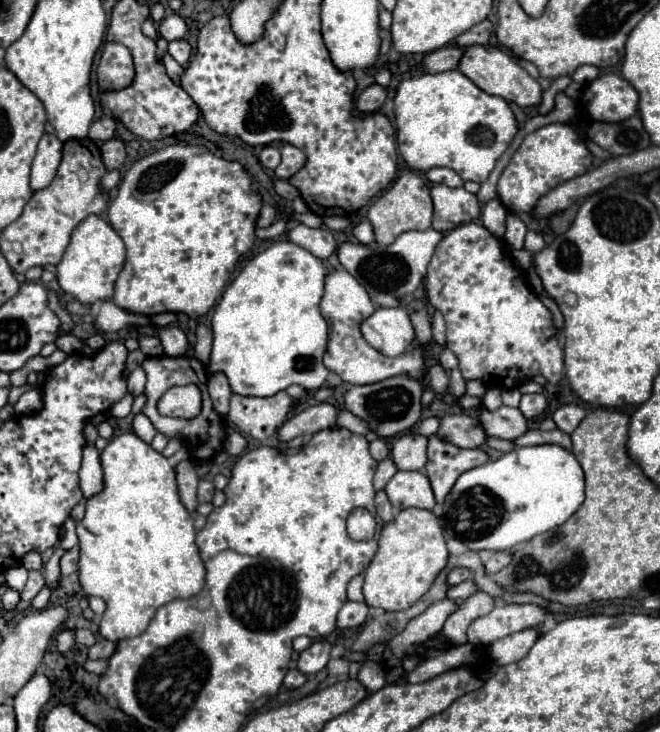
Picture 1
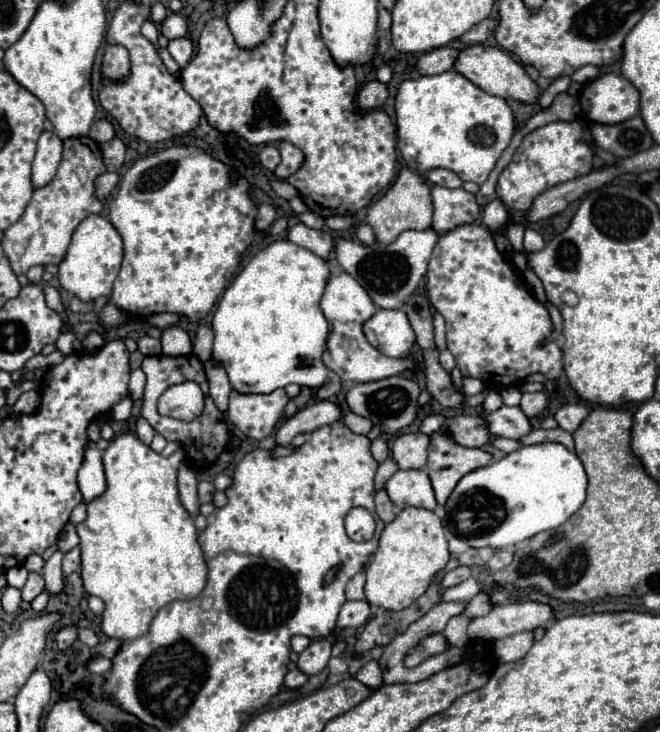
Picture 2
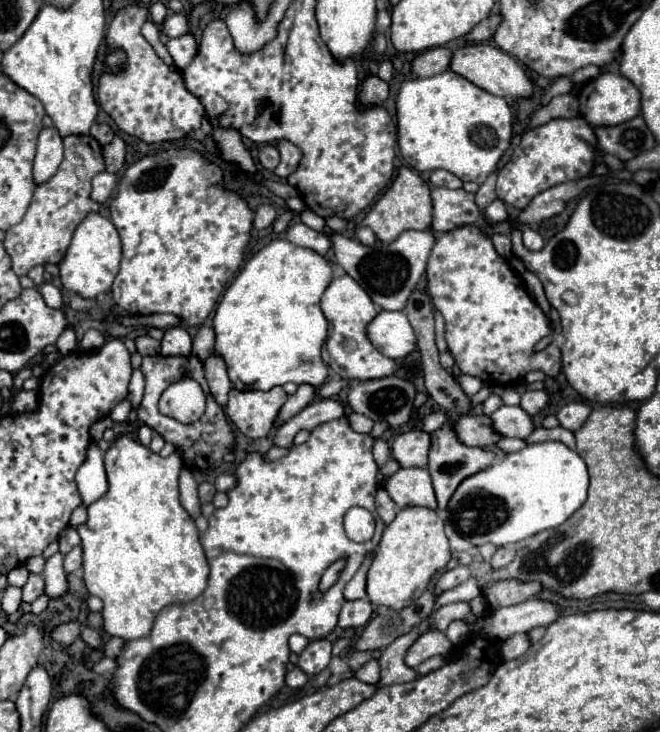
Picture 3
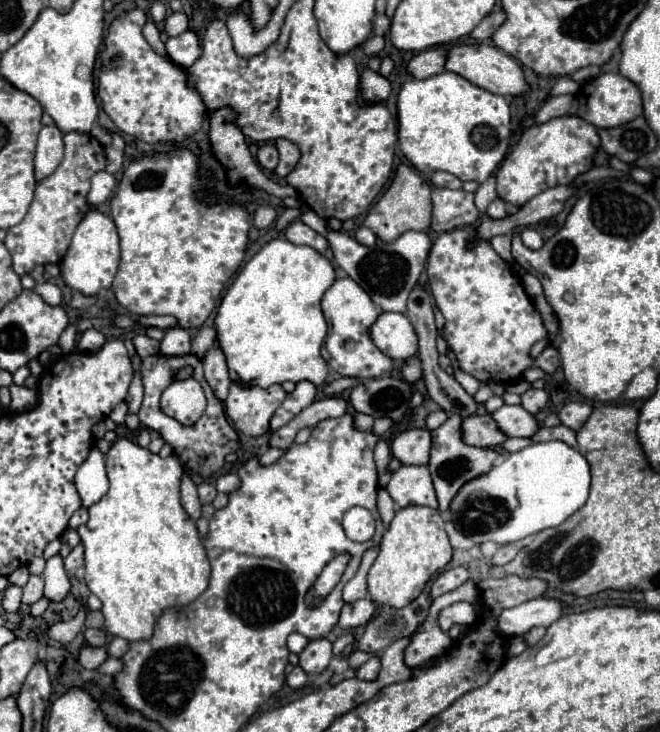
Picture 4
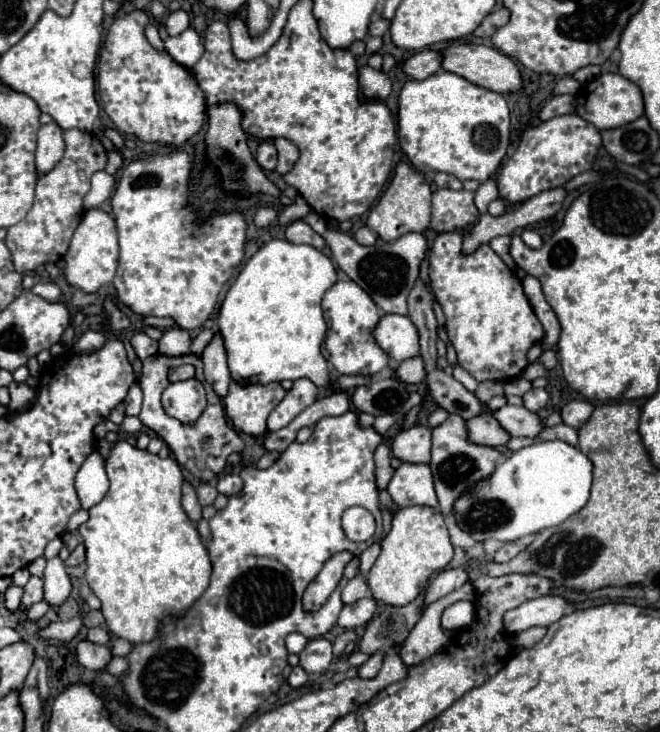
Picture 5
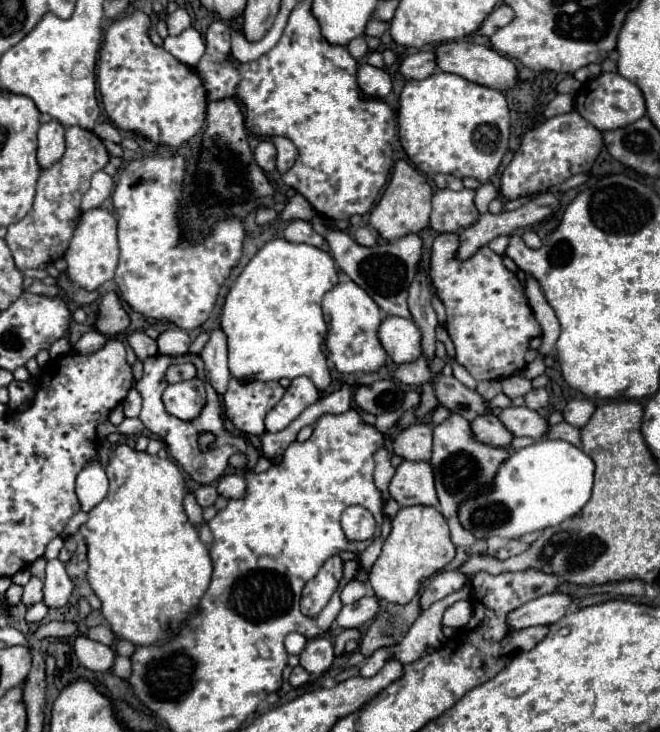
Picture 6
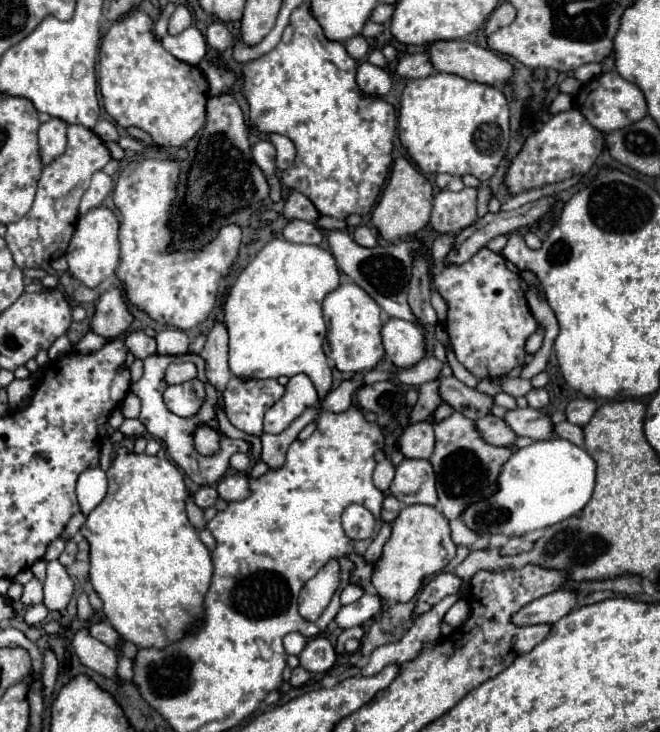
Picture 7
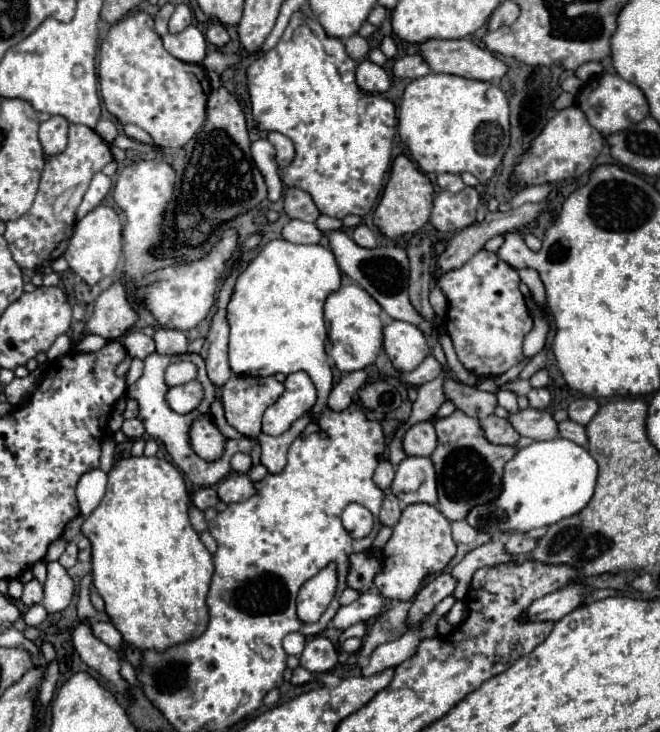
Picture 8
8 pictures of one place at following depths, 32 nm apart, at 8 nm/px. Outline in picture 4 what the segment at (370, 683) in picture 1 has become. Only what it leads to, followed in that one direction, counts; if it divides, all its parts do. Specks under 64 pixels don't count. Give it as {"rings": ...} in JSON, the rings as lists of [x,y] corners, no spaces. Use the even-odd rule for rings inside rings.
{"rings":[[[372,656],[364,666],[358,668],[356,676],[360,680],[374,680],[378,676],[378,672],[380,672],[380,656]]]}

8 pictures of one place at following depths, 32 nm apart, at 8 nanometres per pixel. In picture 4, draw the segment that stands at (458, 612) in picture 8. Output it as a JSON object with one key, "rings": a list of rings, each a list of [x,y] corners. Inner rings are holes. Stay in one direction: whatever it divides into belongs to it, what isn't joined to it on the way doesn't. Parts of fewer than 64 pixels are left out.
{"rings":[[[456,602],[448,608],[444,608],[438,616],[440,628],[444,632],[448,632],[454,624],[462,624],[462,626],[470,626],[476,620],[476,610],[470,602]]]}

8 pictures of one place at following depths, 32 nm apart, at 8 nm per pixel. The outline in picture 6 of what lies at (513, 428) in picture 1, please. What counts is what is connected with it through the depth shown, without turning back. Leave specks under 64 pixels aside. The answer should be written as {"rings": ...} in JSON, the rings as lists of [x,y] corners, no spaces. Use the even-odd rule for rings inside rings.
{"rings":[[[526,406],[504,408],[504,412],[500,414],[500,420],[514,436],[528,436],[534,440],[548,438],[548,430],[550,430],[548,420],[540,416],[536,410],[530,410]]]}

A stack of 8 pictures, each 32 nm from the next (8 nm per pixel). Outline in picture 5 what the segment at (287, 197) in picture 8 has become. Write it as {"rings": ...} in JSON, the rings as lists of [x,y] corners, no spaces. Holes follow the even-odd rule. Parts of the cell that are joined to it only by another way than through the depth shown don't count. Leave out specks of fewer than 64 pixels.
{"rings":[[[296,196],[296,198],[292,200],[292,204],[282,210],[282,214],[278,216],[278,222],[280,222],[280,224],[290,224],[290,222],[294,222],[294,220],[306,218],[310,212],[312,212],[312,208],[308,206],[308,202],[306,202],[302,196]]]}

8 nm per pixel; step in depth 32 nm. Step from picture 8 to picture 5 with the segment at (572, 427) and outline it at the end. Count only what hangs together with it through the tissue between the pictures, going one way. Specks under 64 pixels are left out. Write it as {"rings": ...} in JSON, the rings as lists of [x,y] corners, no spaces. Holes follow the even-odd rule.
{"rings":[[[558,424],[552,428],[544,428],[544,432],[540,434],[540,440],[564,440],[572,446],[578,446],[578,430],[568,424]]]}

